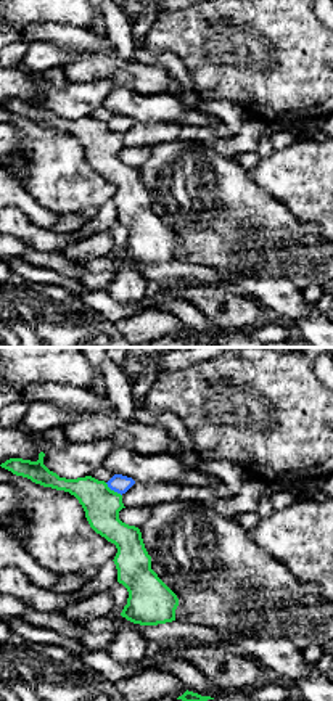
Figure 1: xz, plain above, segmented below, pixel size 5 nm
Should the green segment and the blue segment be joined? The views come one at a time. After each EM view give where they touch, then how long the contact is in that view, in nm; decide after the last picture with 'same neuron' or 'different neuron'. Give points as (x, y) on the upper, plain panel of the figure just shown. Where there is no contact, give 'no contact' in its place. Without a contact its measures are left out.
(113, 131) | 110 nm

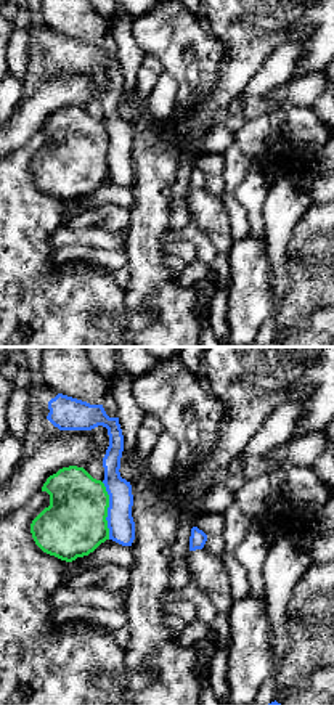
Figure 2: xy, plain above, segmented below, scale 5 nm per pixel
(106, 151) | 300 nm

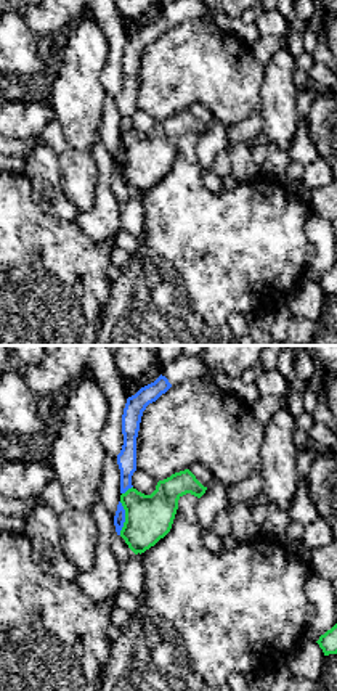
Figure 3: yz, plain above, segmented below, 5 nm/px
(125, 158) | 170 nm

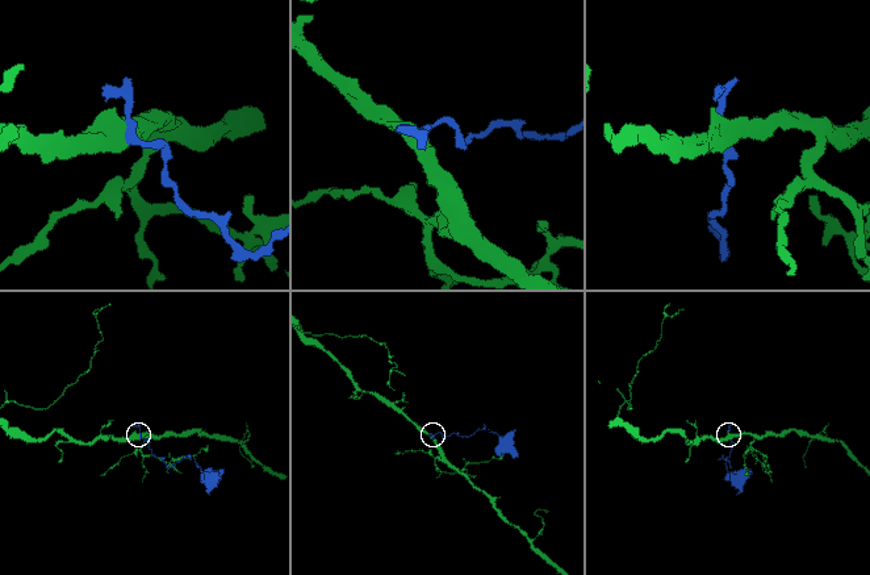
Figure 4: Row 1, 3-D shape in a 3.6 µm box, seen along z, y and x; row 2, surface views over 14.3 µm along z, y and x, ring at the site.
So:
different neuron

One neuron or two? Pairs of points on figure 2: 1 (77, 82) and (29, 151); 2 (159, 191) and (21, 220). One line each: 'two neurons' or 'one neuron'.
1: two neurons
2: two neurons

